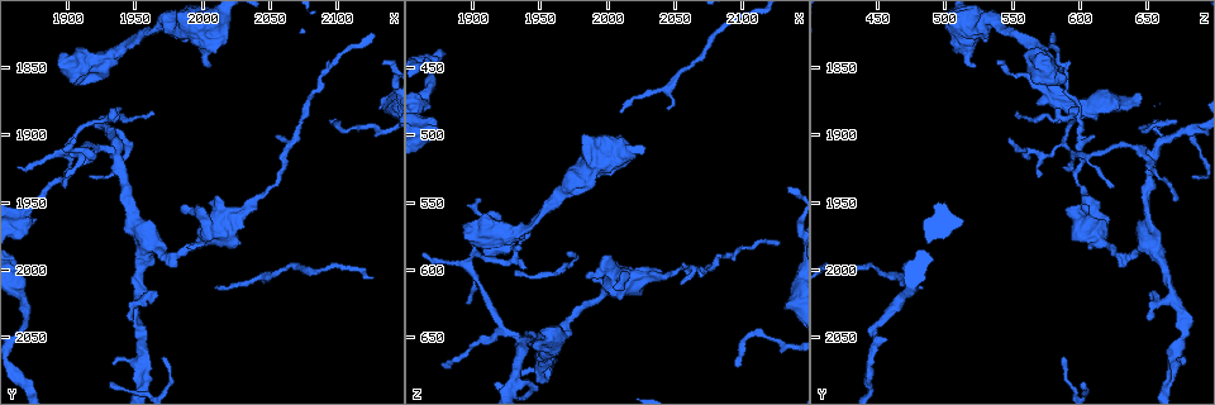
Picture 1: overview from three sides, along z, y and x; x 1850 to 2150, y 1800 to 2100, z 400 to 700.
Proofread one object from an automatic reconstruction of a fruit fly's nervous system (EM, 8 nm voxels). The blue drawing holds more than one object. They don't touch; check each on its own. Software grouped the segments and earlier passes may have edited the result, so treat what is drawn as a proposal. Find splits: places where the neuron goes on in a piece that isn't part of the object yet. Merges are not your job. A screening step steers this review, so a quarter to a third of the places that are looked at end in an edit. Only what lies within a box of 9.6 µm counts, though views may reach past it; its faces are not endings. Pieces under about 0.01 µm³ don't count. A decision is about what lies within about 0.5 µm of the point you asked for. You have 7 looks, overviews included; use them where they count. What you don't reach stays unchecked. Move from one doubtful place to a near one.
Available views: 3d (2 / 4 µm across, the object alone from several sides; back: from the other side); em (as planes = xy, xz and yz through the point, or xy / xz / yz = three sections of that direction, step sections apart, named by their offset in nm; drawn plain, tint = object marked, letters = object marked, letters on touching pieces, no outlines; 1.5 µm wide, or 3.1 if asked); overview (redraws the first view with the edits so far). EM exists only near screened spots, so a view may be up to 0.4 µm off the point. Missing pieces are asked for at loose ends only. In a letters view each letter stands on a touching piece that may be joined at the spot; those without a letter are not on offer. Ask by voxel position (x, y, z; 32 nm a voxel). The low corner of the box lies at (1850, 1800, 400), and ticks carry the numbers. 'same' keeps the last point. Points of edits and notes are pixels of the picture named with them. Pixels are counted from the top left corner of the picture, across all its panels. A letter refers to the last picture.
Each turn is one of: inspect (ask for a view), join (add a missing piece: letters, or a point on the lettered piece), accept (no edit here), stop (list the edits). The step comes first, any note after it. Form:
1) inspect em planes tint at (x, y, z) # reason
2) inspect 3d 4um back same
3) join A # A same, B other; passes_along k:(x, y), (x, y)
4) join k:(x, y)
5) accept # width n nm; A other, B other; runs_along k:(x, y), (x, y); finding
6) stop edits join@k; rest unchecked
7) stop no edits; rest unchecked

inspect em xz step 4 letters at (1878, 1946, 670)

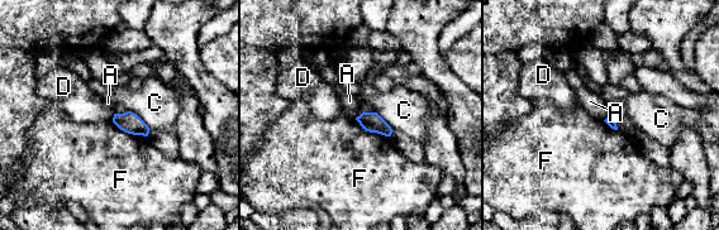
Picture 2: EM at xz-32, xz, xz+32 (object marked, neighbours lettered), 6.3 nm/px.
inspect em planes letters same

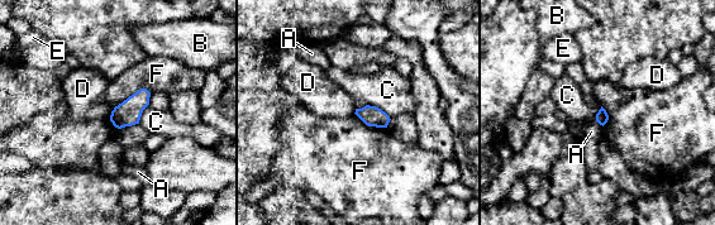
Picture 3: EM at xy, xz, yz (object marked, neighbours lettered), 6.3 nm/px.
accept # A other, B other, C other, D other, E other, F other; none of them fits

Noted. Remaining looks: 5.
inspect 3d 2um back at (1924, 1858, 590) # branch stops here

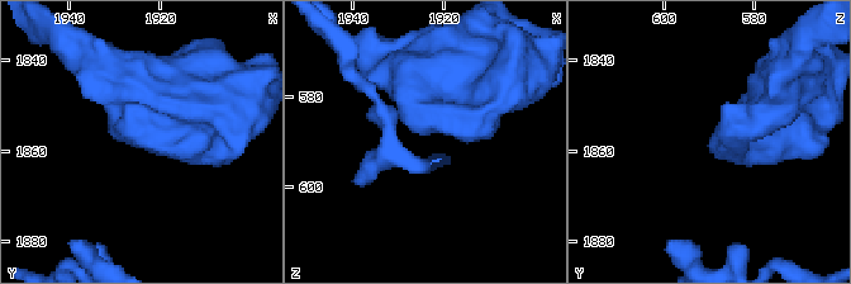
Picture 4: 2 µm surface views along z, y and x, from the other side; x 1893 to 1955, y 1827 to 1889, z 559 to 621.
inspect em yz step 4 letters at (1926, 1856, 589)

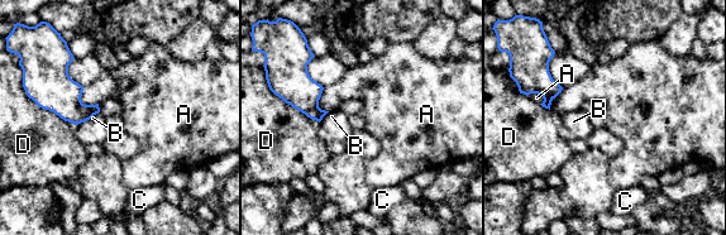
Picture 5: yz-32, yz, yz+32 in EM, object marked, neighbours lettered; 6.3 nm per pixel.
accept # A other, B other, C other, D other; border 5:(89, 119), (77, 125); none of them fits

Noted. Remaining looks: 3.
inspect em xy step 4 plain at (2008, 1848, 522) # branch stops here

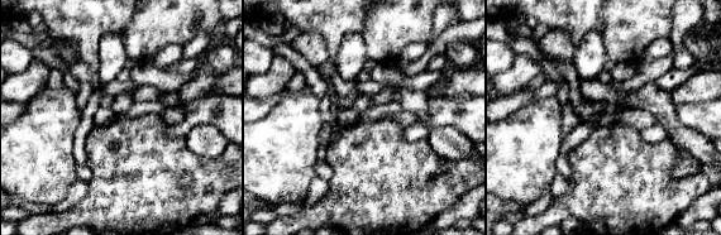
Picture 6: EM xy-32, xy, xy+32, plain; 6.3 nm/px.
inspect em xy step 4 letters same

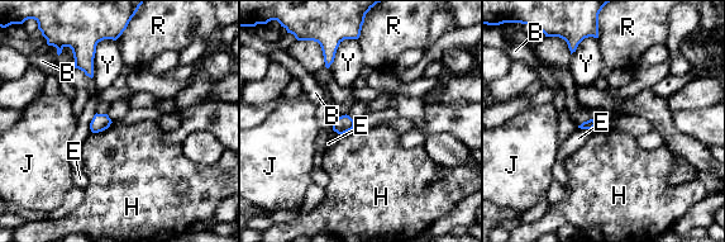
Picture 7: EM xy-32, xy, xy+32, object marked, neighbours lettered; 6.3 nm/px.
accept # B other, E other, H other, J other, R other, Y other; border 7:(113, 122), (101, 131), (91, 132); none of them fits

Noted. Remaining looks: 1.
stop no edits; rest unchecked

